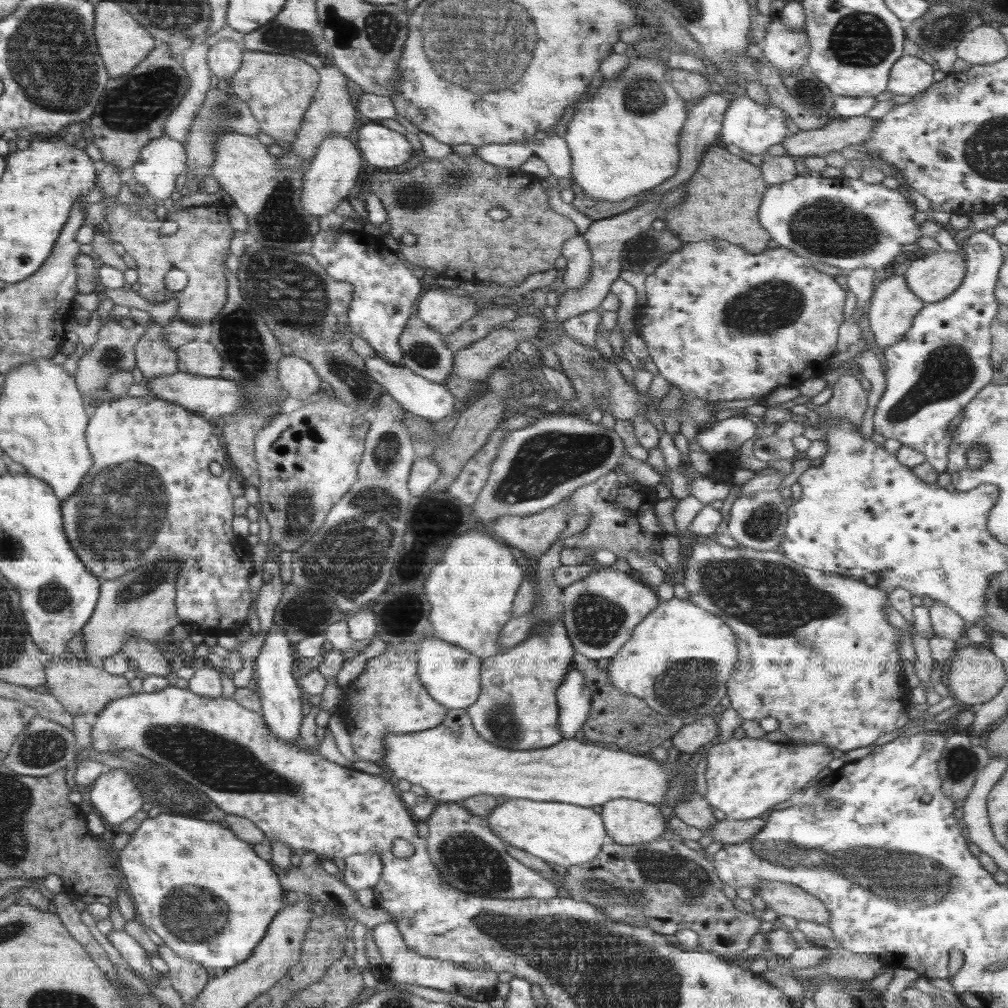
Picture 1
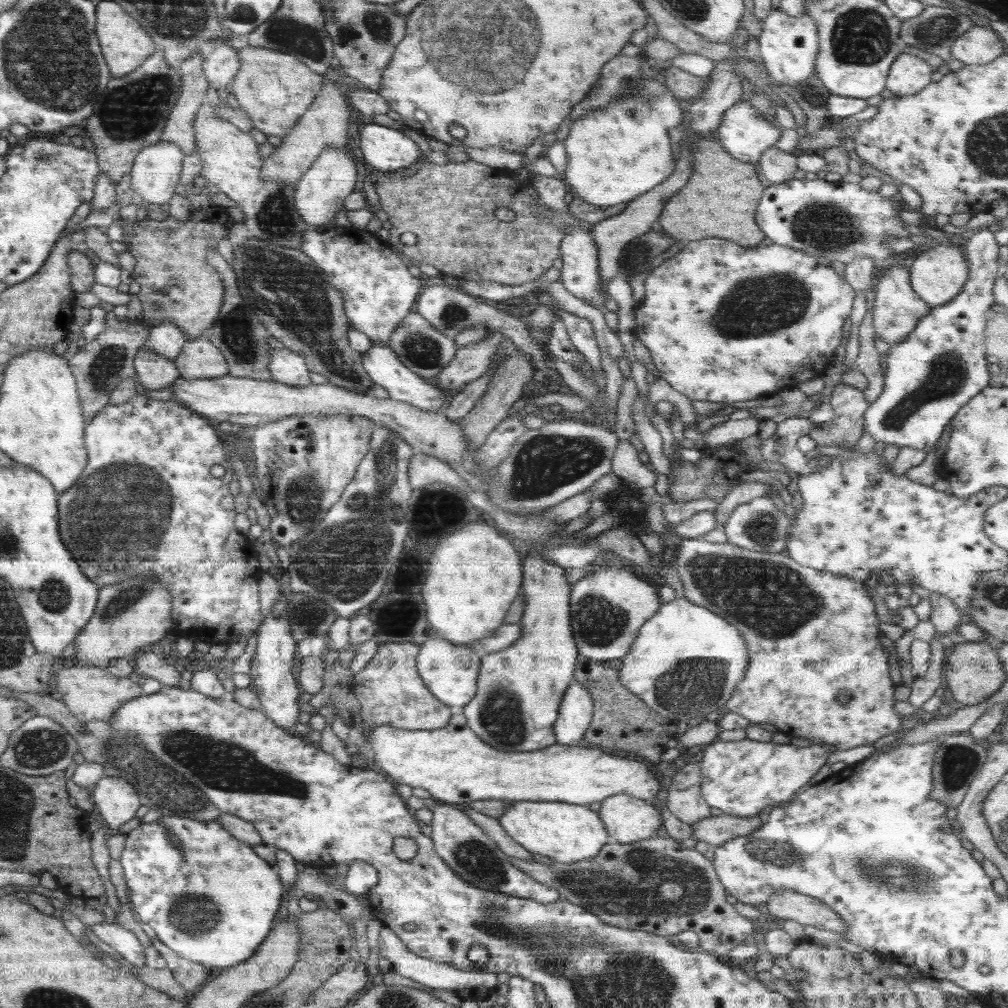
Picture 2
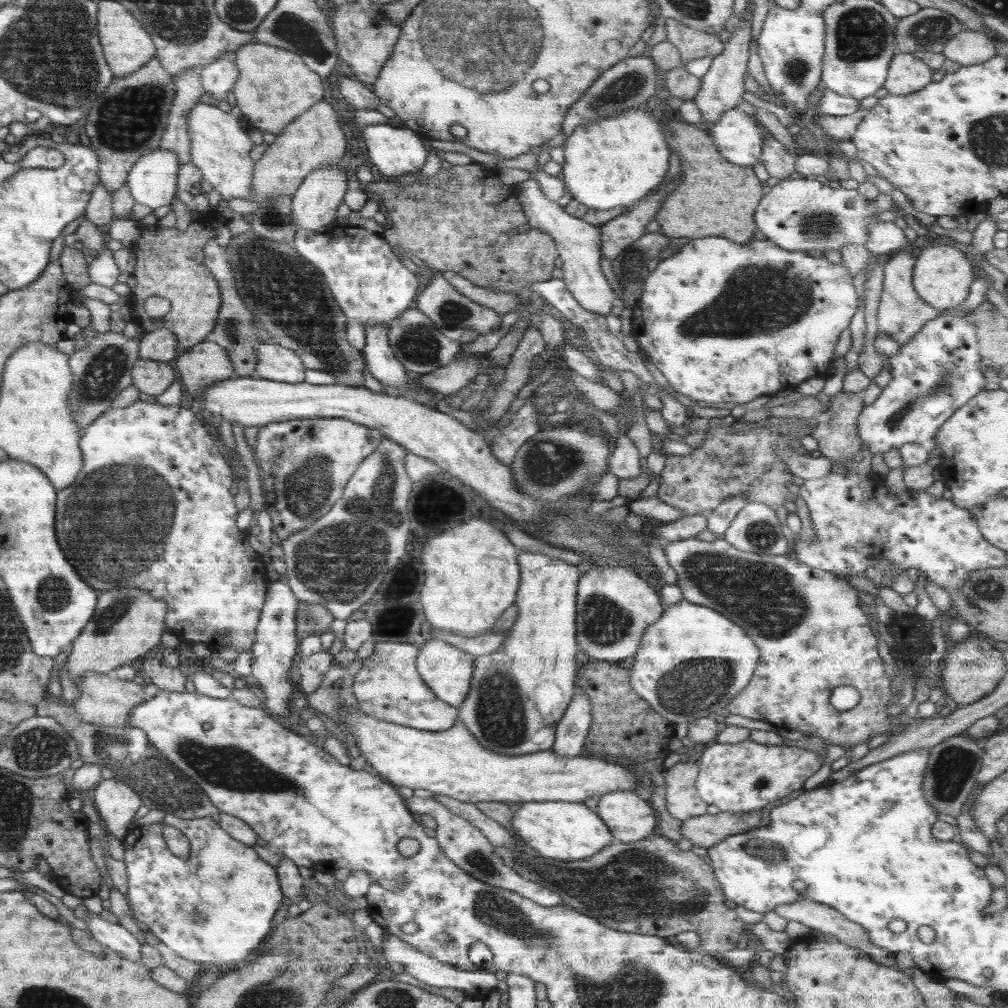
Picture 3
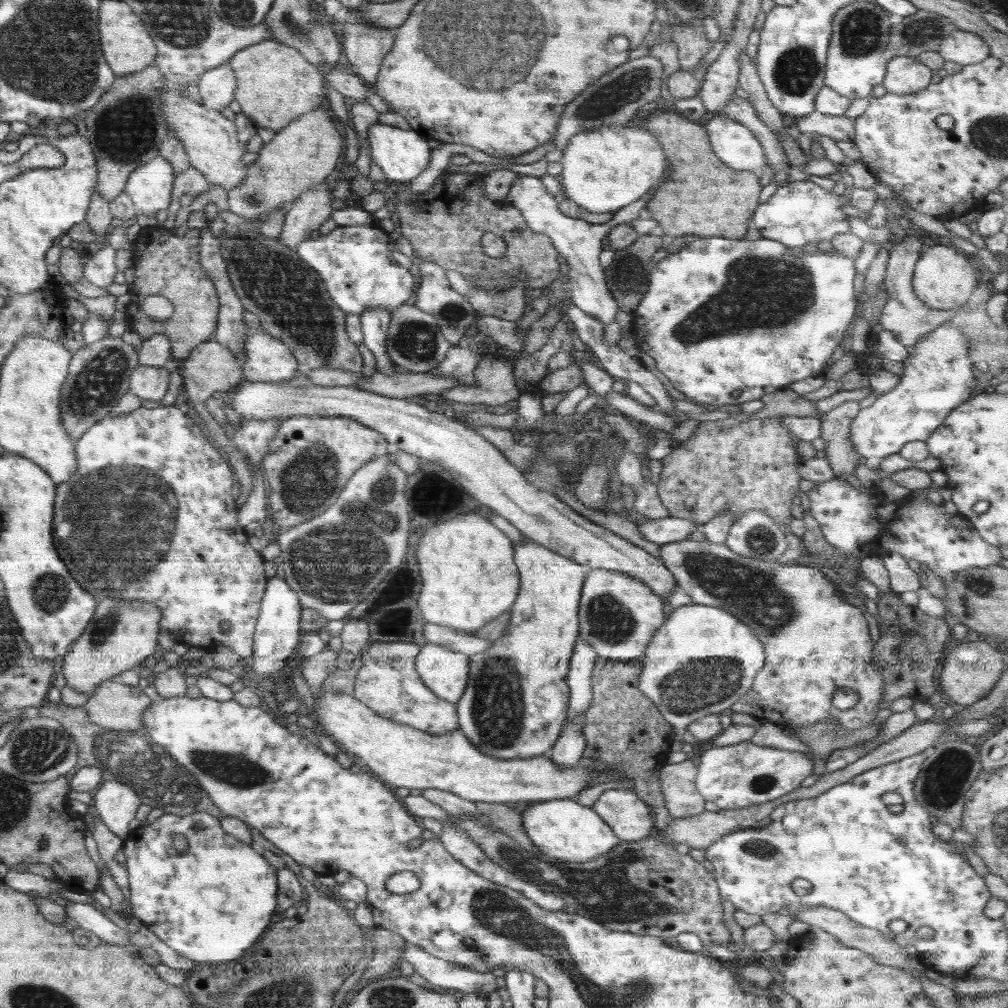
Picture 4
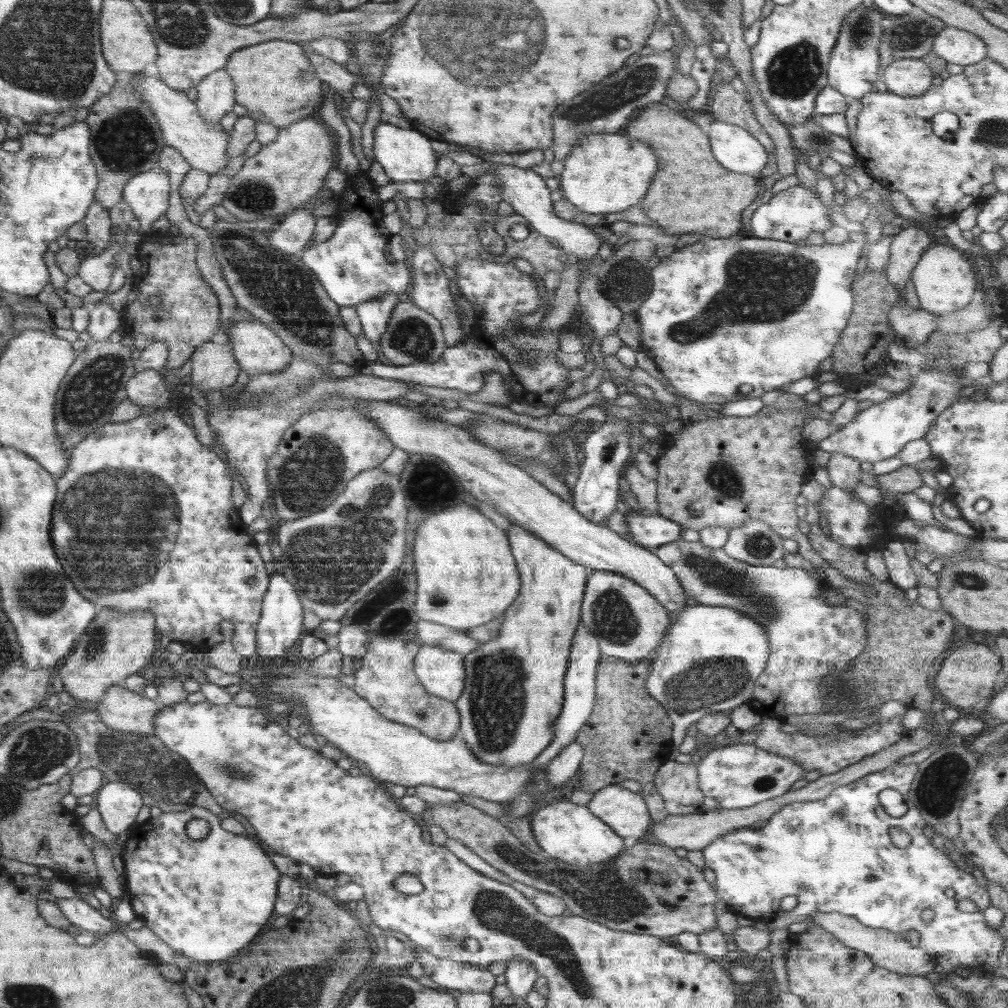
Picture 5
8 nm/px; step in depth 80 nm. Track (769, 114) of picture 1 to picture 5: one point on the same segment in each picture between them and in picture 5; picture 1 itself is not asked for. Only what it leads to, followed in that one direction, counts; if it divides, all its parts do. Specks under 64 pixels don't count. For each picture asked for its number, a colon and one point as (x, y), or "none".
2: (743, 133)
3: (738, 138)
4: (734, 145)
5: (737, 150)

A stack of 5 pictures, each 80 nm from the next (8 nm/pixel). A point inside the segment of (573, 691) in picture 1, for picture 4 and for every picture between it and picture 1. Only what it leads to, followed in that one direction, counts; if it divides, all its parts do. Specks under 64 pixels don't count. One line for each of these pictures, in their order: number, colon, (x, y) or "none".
2: (576, 712)
3: (571, 732)
4: (570, 747)

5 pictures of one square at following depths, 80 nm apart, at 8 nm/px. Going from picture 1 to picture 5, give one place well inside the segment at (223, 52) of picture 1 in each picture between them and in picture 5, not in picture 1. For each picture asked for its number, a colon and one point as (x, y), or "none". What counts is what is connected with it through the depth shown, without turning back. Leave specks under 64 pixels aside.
2: (221, 64)
3: (218, 78)
4: (217, 86)
5: (216, 94)

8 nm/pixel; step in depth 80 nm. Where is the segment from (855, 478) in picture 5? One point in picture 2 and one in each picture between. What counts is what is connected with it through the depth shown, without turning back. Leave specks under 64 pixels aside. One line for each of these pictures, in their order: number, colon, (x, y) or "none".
2: (848, 405)
3: (838, 440)
4: (835, 425)

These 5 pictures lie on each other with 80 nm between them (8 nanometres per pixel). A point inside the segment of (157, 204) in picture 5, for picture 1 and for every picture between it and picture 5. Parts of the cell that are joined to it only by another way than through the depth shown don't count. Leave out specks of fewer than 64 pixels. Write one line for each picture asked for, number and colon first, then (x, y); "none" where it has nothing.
1: (161, 161)
2: (156, 172)
3: (153, 181)
4: (150, 187)

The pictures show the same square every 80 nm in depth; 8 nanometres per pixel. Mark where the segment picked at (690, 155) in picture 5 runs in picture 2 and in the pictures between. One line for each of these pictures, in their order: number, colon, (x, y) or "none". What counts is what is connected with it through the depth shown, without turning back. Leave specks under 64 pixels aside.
2: (720, 199)
3: (716, 197)
4: (704, 197)

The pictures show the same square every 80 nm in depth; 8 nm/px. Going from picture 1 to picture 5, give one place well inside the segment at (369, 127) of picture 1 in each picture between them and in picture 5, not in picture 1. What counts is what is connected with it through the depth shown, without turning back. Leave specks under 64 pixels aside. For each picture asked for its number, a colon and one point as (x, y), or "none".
2: (386, 149)
3: (395, 151)
4: (402, 155)
5: (405, 155)

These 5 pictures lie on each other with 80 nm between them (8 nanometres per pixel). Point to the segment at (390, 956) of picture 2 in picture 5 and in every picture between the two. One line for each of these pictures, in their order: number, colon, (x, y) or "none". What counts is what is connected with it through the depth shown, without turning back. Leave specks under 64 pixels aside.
3: (422, 967)
4: (447, 975)
5: (448, 973)

